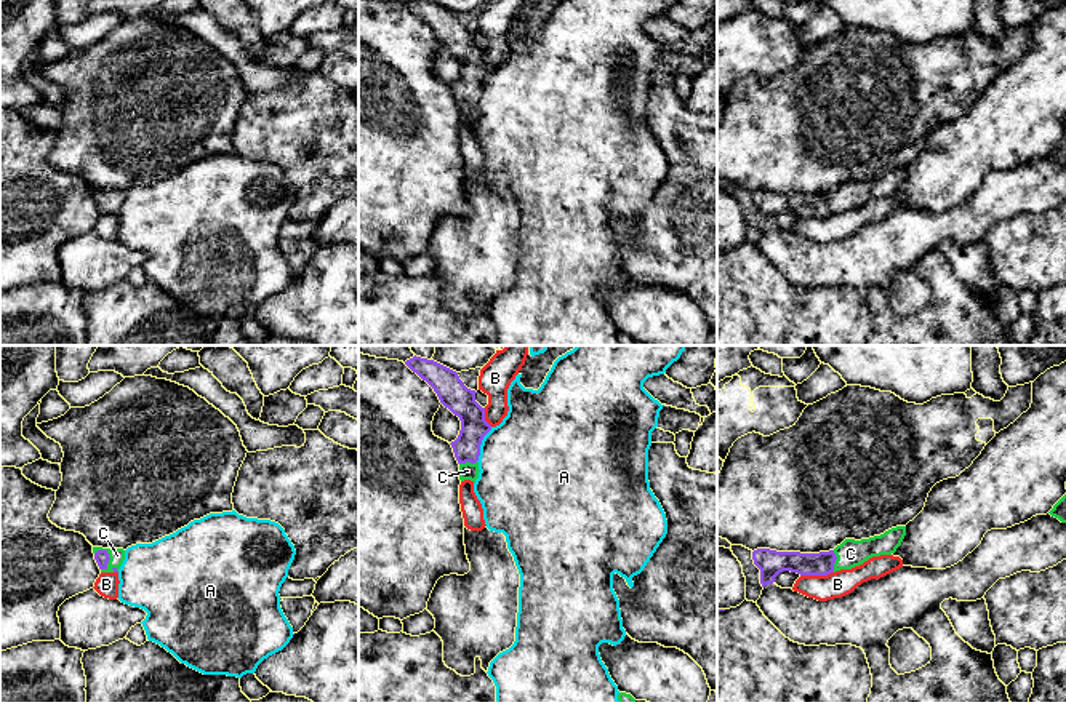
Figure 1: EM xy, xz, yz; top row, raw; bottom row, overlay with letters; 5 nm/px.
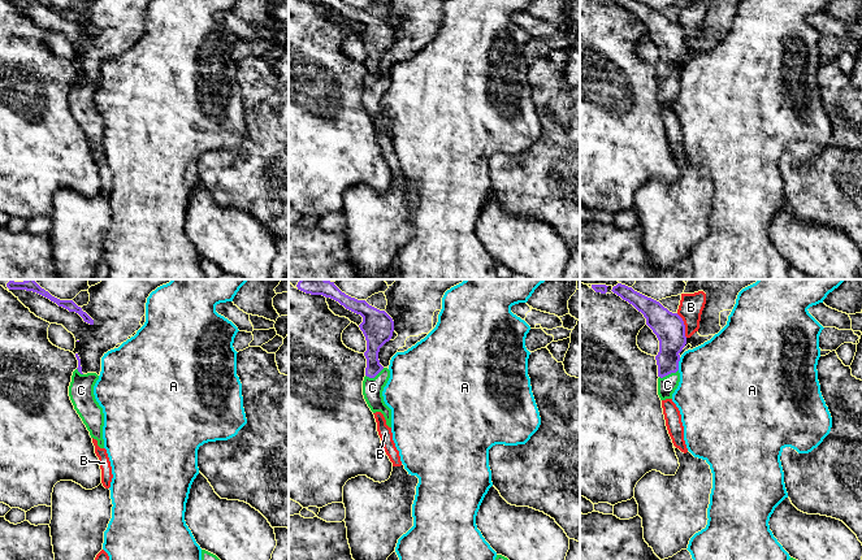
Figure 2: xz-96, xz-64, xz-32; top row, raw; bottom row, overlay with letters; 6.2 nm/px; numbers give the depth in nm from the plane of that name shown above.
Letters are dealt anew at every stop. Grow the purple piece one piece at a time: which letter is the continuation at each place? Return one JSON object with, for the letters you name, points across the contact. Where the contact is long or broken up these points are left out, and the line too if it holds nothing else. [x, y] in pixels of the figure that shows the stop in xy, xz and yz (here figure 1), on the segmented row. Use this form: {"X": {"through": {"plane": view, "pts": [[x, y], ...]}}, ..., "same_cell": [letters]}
{"C": {"through": {"plane": "xy", "pts": [[101, 557], [109, 558], [117, 555]]}}, "same_cell": ["C"]}

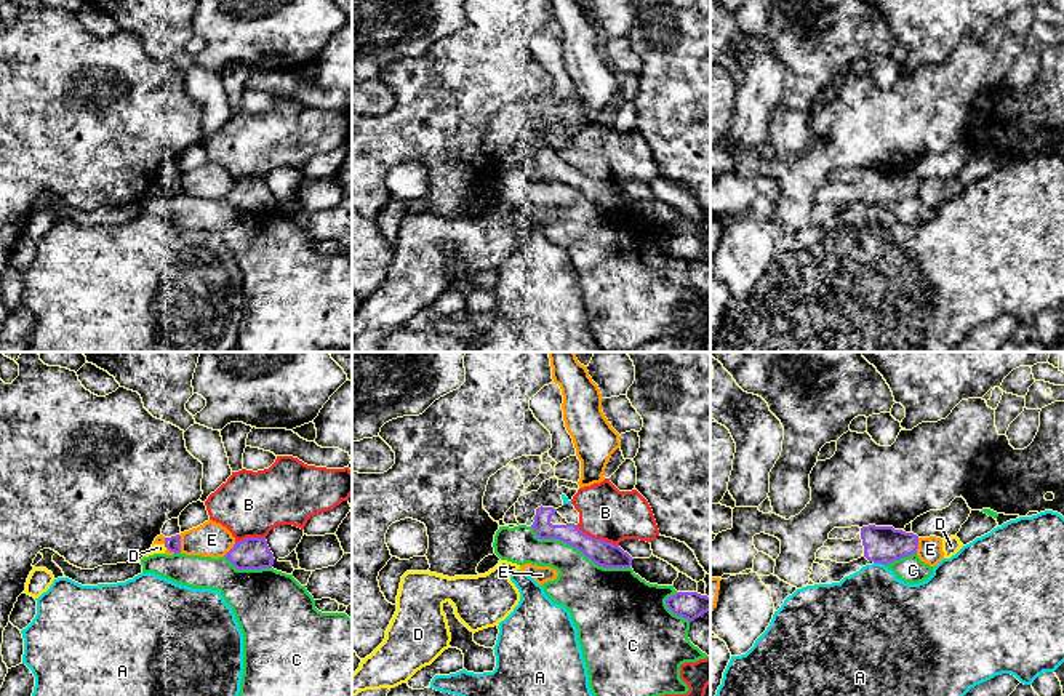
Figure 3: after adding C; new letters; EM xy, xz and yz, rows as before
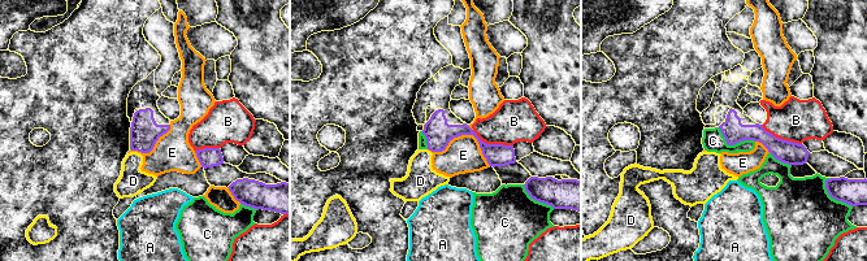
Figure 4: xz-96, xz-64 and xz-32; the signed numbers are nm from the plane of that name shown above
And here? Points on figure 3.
{"same_cell": []}

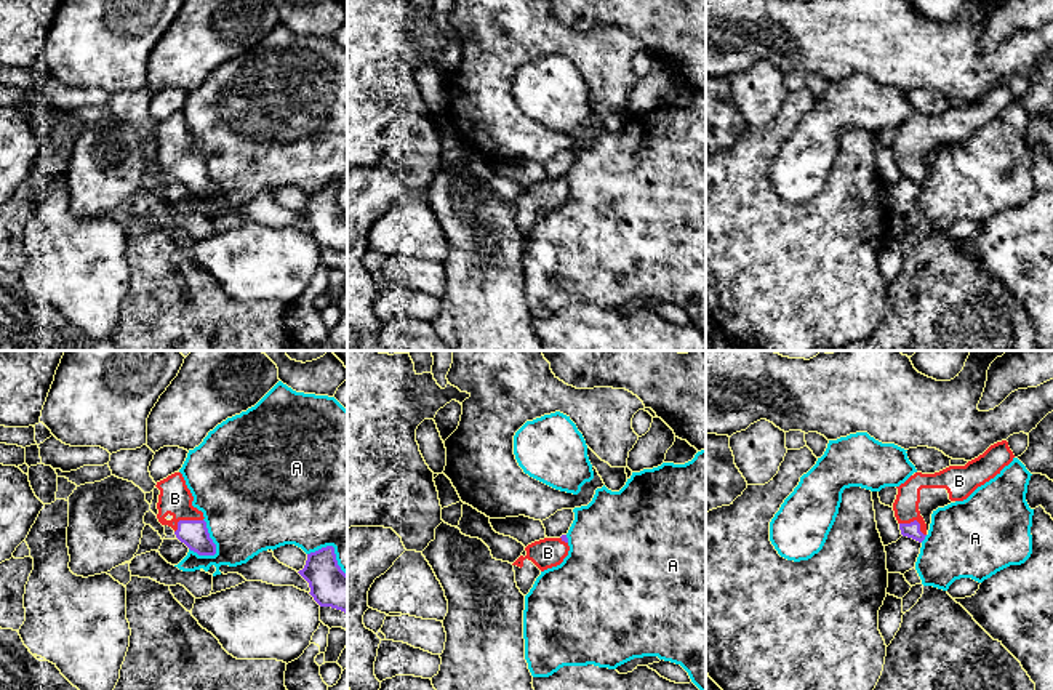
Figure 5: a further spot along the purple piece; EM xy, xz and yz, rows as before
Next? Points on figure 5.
{"B": {"through": {"plane": "xy", "pts": [[194, 533], [184, 521], [175, 498]]}}, "same_cell": ["B"]}

